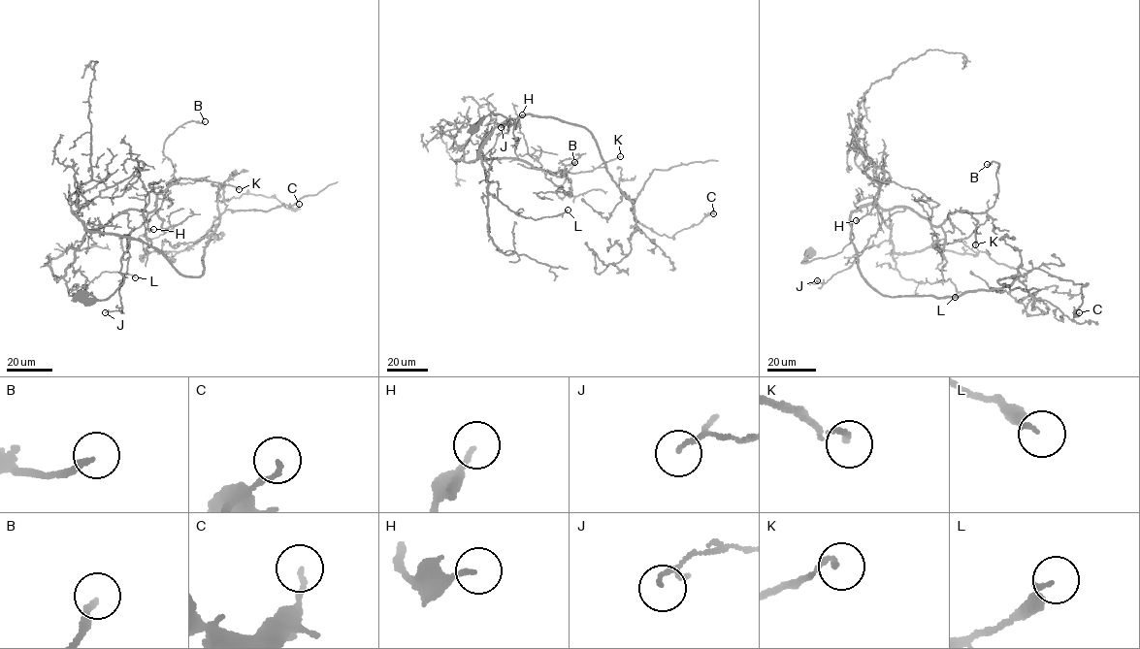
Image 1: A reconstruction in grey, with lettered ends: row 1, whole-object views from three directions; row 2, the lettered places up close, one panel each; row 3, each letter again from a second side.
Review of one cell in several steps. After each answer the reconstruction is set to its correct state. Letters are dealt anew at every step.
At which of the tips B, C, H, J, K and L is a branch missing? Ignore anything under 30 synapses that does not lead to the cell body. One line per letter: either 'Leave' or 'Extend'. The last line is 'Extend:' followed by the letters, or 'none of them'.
B: Leave
C: Leave
H: Leave
J: Leave
K: Leave
L: Leave
Extend: none of them

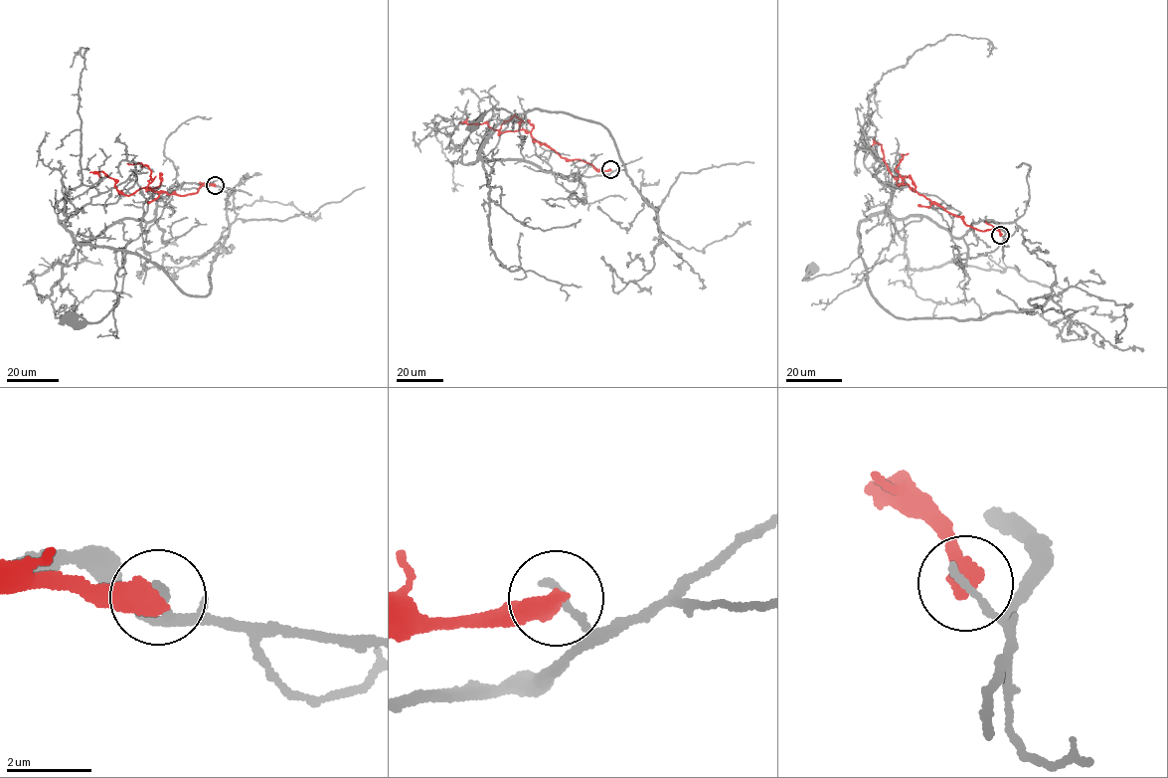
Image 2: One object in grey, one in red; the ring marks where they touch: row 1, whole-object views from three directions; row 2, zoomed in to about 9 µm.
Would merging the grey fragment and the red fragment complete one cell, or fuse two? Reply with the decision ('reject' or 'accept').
reject

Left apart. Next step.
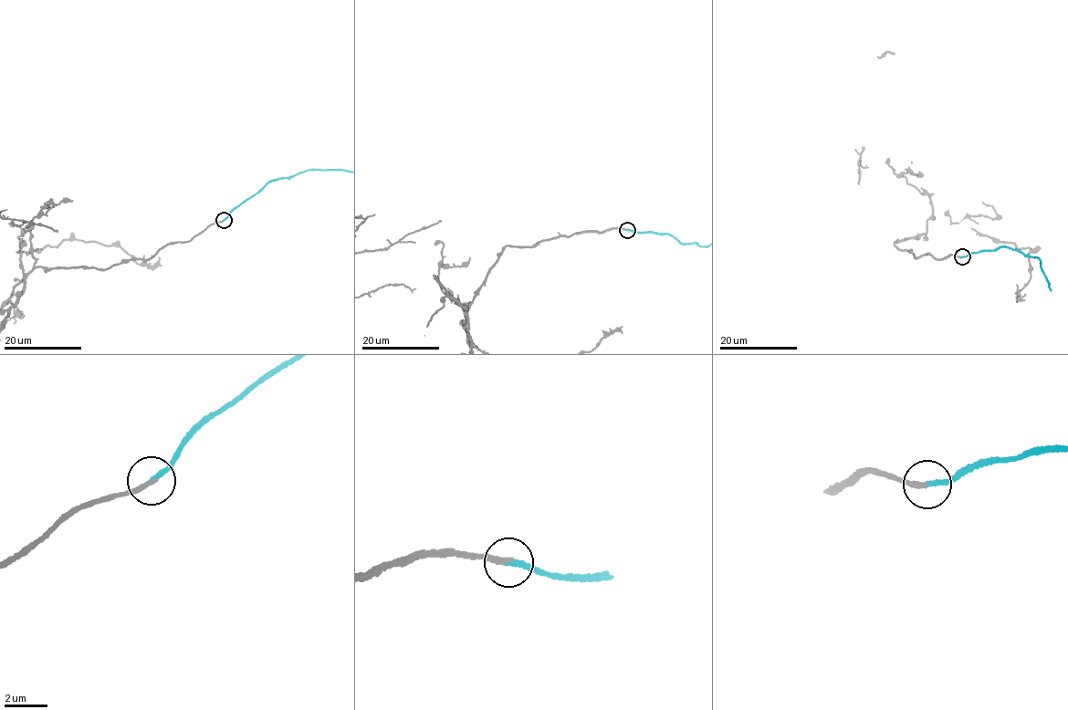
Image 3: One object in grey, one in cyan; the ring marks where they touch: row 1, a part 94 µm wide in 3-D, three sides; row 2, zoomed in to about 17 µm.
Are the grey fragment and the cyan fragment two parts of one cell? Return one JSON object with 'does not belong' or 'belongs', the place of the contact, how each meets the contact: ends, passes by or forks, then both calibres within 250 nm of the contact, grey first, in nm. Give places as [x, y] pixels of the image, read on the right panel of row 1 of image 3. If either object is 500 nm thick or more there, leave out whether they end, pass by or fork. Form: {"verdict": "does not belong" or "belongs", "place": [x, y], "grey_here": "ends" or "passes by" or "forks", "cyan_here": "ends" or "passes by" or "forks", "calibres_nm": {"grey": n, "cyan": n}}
{"verdict": "belongs", "place": [962, 256], "grey_here": "ends", "cyan_here": "ends", "calibres_nm": {"grey": 220, "cyan": 260}}

